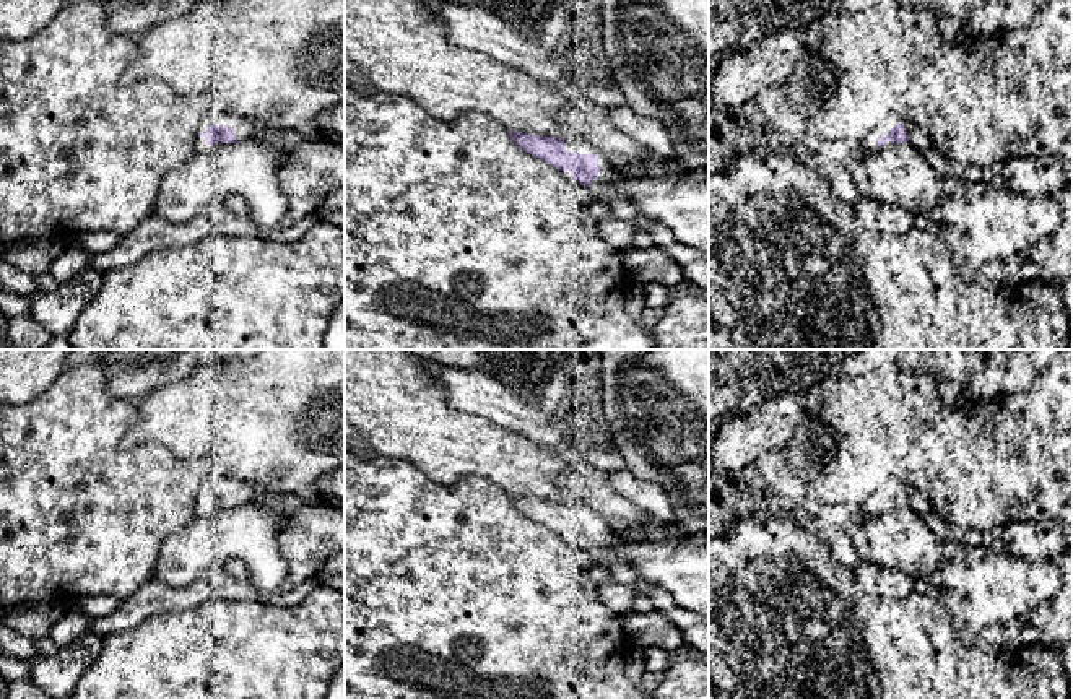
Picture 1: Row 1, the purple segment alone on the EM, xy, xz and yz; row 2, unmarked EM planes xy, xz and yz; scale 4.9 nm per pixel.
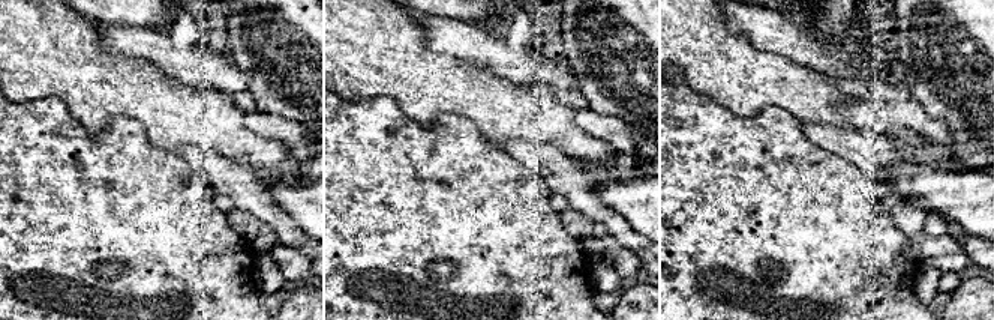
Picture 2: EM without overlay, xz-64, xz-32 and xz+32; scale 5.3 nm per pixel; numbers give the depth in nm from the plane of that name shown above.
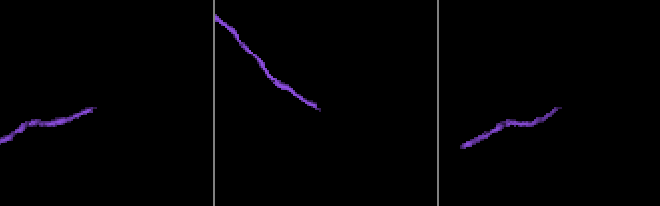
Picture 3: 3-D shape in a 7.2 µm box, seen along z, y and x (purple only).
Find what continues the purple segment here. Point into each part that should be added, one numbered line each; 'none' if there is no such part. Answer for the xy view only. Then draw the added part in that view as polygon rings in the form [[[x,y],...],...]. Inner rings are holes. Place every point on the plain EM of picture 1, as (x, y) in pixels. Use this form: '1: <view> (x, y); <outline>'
1: xy (243, 493); [[[226,475],[219,478],[211,478],[210,481],[206,481],[202,488],[202,497],[205,497],[210,489],[229,491],[236,499],[236,504],[237,504],[236,507],[241,507],[244,504],[254,504],[254,502],[275,502],[275,504],[288,502],[280,496],[267,497],[265,493],[257,491],[250,484]]]
2: xy (204, 512); [[[202,501],[200,502],[200,512],[197,514],[197,517],[208,517],[208,515],[218,512],[218,510],[229,510],[229,509],[232,509],[232,507],[215,507],[215,509],[208,509],[206,507],[206,502]]]

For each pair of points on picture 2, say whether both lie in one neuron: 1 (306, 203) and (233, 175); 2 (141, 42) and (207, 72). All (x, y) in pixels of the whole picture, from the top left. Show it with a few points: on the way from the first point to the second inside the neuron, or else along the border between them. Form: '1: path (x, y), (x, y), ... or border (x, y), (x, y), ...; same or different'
1: border (267, 194), (293, 220); different
2: path (158, 48), (173, 60), (191, 66); same

